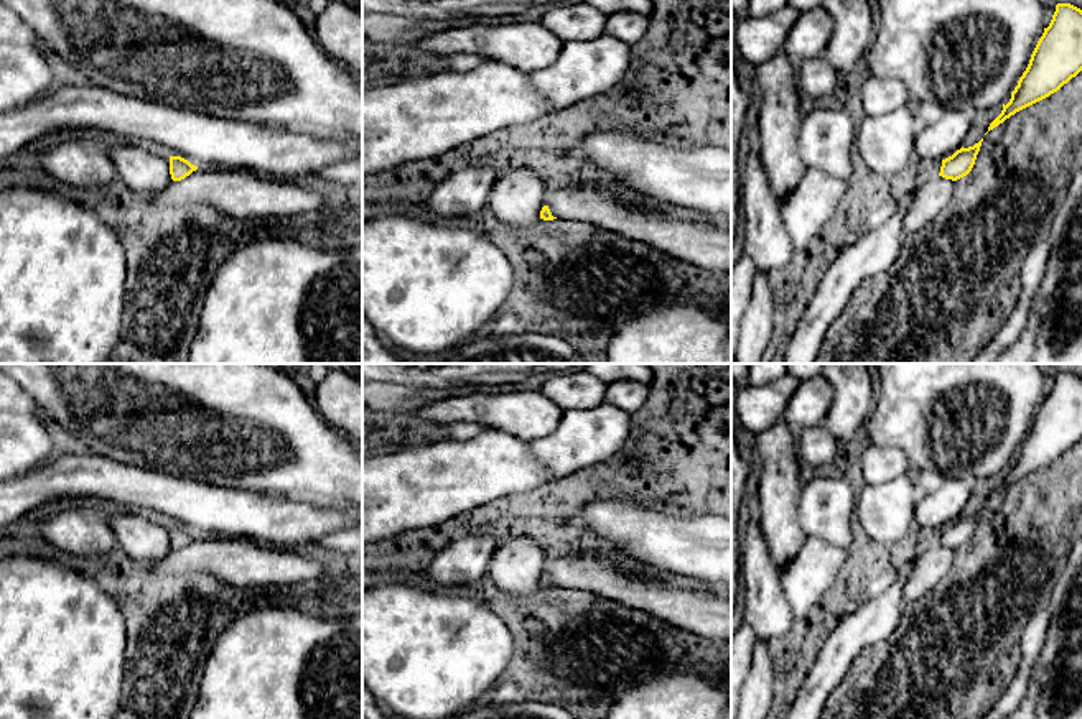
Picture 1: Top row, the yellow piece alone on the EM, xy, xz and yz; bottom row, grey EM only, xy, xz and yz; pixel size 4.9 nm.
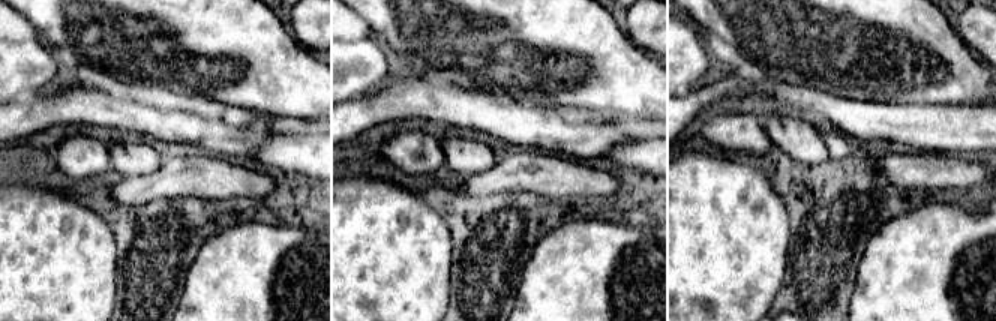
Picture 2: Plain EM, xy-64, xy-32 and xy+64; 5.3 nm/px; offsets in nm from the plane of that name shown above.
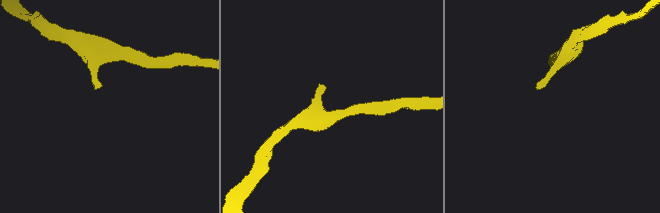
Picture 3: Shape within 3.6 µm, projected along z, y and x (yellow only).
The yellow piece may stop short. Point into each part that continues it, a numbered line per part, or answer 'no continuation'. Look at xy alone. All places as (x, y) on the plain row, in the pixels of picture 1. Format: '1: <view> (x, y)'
no continuation

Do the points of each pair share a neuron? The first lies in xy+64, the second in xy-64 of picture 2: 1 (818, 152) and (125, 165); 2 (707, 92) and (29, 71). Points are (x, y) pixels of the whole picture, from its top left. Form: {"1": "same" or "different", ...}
{"1": "same", "2": "different"}

